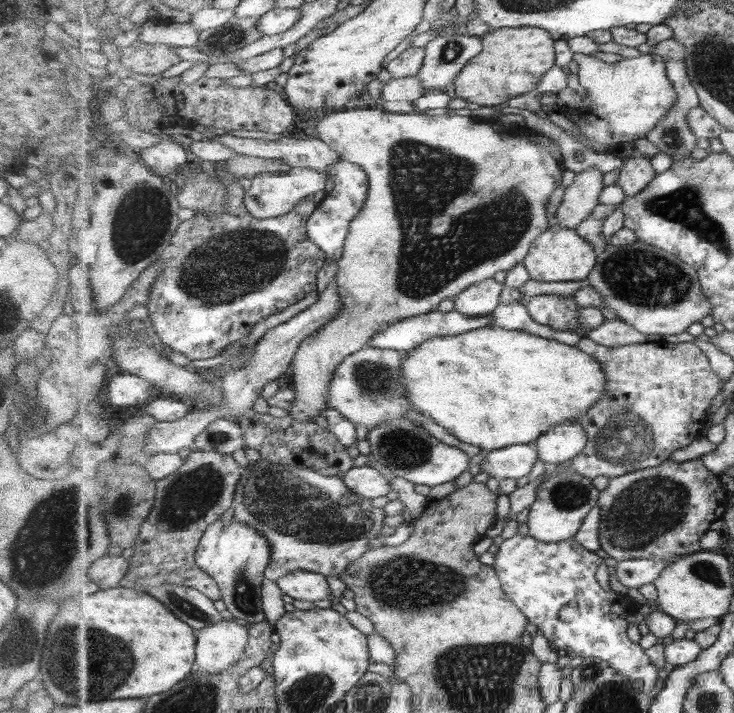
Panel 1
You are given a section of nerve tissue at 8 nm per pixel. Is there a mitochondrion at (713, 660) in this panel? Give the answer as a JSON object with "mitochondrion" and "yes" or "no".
{"mitochondrion":"no"}

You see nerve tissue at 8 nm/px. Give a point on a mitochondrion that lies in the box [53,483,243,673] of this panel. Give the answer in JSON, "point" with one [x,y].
{"point":[191,610]}

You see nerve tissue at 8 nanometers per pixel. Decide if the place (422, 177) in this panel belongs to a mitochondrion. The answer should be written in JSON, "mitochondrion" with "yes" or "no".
{"mitochondrion":"yes"}

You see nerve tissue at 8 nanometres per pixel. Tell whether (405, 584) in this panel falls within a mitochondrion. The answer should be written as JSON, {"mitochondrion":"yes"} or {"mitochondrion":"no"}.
{"mitochondrion":"yes"}

